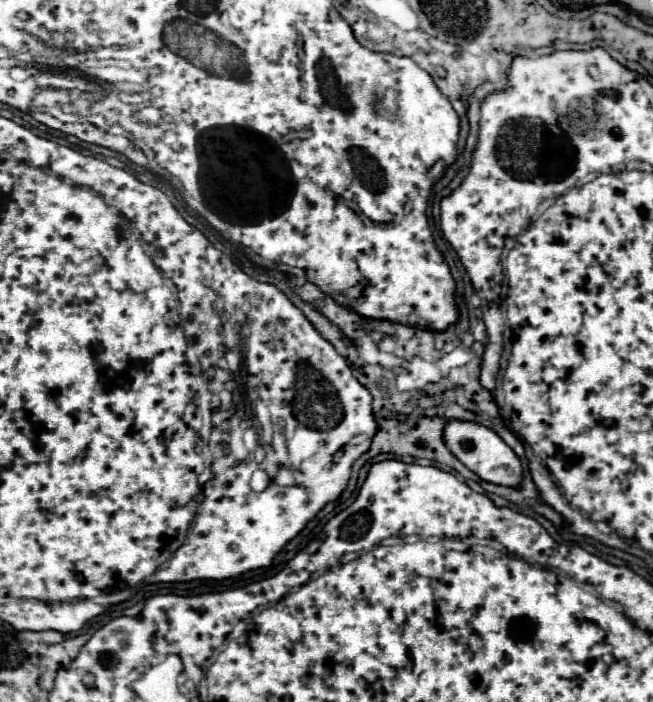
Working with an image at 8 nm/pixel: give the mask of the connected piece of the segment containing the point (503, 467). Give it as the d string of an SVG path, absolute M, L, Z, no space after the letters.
M451 421L447 423L445 429L445 441L447 447L455 453L455 457L469 467L473 473L477 473L483 481L487 483L495 483L495 485L503 485L503 487L519 487L523 481L523 465L519 461L519 457L513 453L513 449L509 445L503 443L503 439L477 423L463 423L463 421Z

